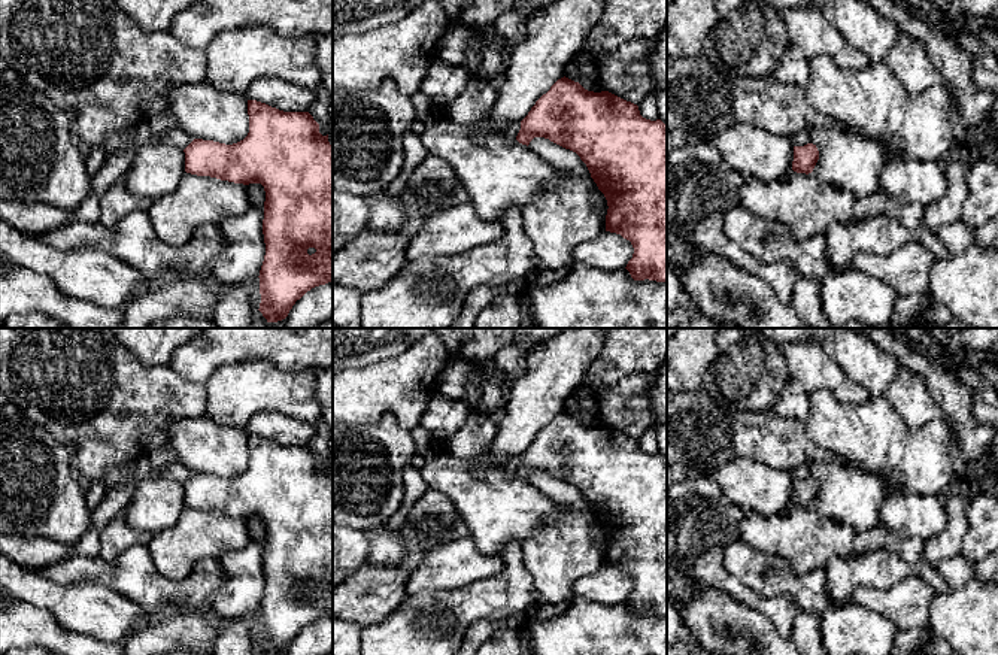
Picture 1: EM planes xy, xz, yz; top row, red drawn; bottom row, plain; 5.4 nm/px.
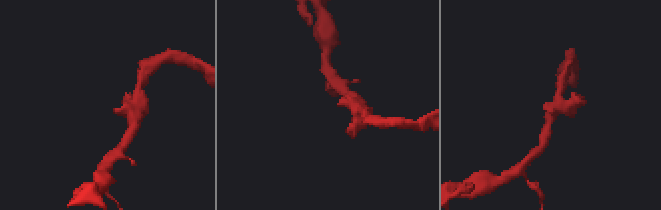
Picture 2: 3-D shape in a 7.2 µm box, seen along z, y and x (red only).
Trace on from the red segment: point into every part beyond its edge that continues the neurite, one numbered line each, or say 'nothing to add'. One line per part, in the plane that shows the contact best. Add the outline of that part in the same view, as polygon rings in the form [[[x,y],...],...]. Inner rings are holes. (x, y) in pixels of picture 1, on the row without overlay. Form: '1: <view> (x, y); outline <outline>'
nothing to add

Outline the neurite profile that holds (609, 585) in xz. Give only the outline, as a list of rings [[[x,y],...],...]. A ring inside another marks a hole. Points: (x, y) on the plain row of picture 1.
[[[603,565],[595,573],[574,582],[573,597],[583,597],[604,606],[618,606],[627,601],[633,588],[634,582],[630,574],[621,568]]]

